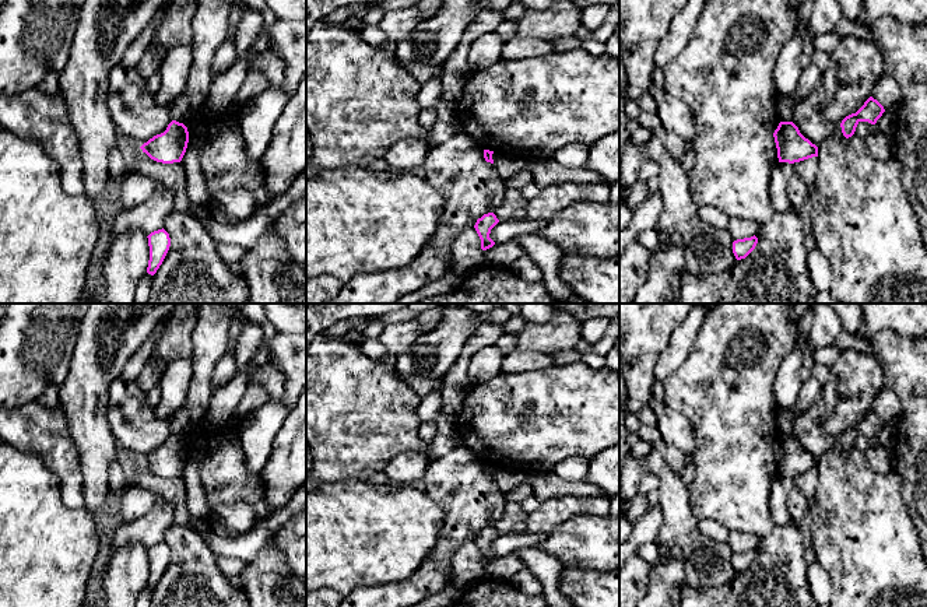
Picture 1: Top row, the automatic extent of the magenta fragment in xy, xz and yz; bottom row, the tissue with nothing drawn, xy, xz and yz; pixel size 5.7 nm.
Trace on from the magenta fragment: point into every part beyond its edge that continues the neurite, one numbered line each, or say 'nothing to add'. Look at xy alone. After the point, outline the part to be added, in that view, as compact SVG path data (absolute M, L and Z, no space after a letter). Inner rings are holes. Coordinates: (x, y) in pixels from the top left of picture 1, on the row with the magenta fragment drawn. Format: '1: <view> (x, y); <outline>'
nothing to add

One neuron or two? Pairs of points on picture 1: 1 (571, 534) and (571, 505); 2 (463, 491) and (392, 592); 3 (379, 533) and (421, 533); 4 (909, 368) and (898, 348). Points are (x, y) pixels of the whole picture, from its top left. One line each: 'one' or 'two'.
1: two
2: one
3: one
4: one

